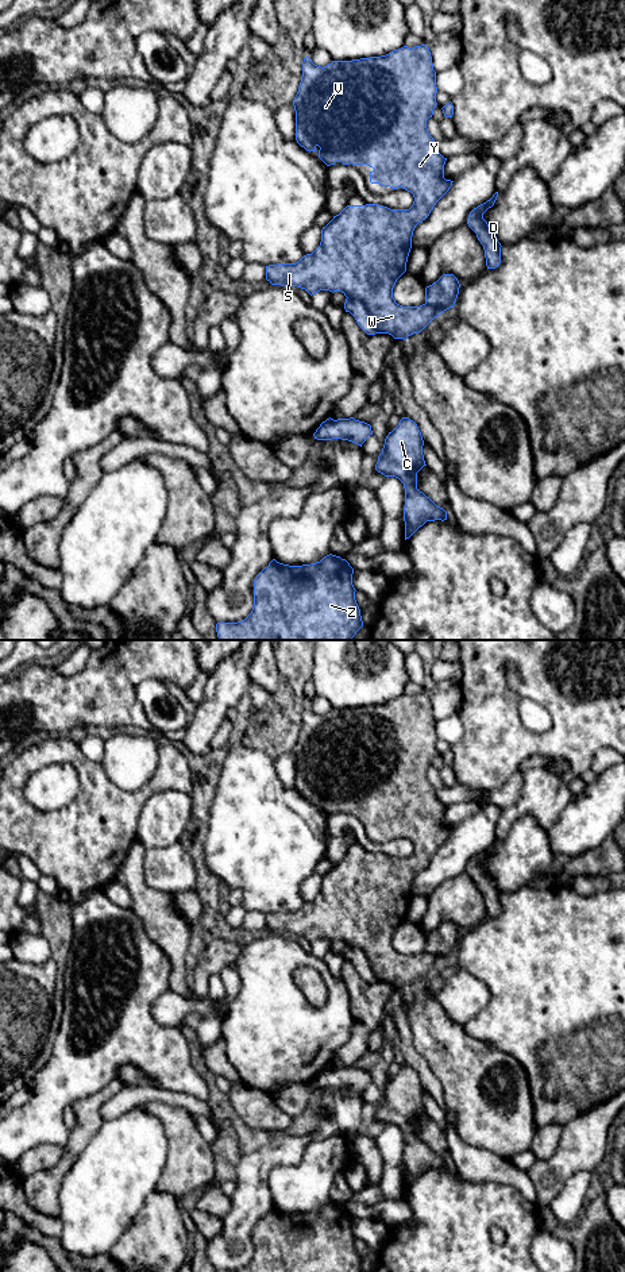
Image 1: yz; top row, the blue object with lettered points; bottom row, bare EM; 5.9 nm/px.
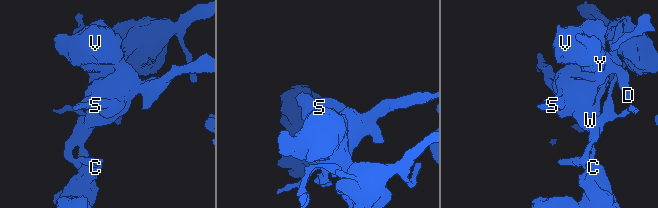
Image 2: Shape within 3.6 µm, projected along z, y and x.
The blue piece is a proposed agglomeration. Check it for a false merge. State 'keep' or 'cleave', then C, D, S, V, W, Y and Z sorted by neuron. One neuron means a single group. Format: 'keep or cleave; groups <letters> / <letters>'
cleave; groups C Z / D S V W Y

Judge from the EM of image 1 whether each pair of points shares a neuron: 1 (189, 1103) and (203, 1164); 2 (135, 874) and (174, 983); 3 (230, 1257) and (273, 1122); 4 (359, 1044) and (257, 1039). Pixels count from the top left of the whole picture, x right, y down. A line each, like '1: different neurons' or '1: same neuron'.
1: different neurons
2: same neuron
3: different neurons
4: different neurons

